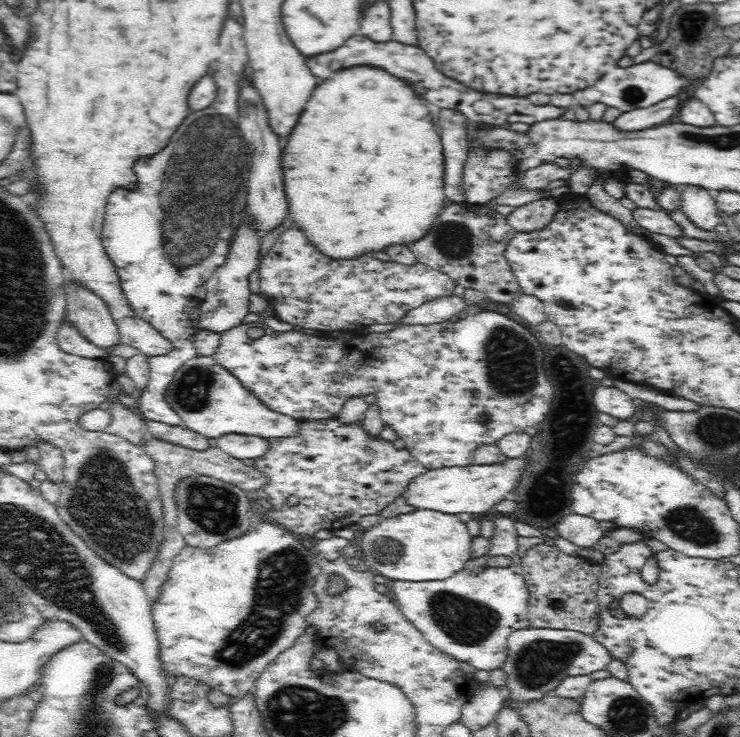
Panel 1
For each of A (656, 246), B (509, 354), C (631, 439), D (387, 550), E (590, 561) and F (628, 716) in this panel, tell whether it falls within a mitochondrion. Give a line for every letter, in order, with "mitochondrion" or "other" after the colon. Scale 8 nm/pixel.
A: other
B: mitochondrion
C: other
D: mitochondrion
E: other
F: mitochondrion

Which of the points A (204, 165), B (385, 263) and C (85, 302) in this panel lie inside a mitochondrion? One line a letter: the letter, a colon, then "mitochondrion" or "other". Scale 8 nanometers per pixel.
A: mitochondrion
B: other
C: other

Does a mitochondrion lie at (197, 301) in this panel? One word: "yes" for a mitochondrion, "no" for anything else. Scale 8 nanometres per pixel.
no

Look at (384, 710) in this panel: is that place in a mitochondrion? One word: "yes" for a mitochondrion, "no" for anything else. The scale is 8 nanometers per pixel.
no

